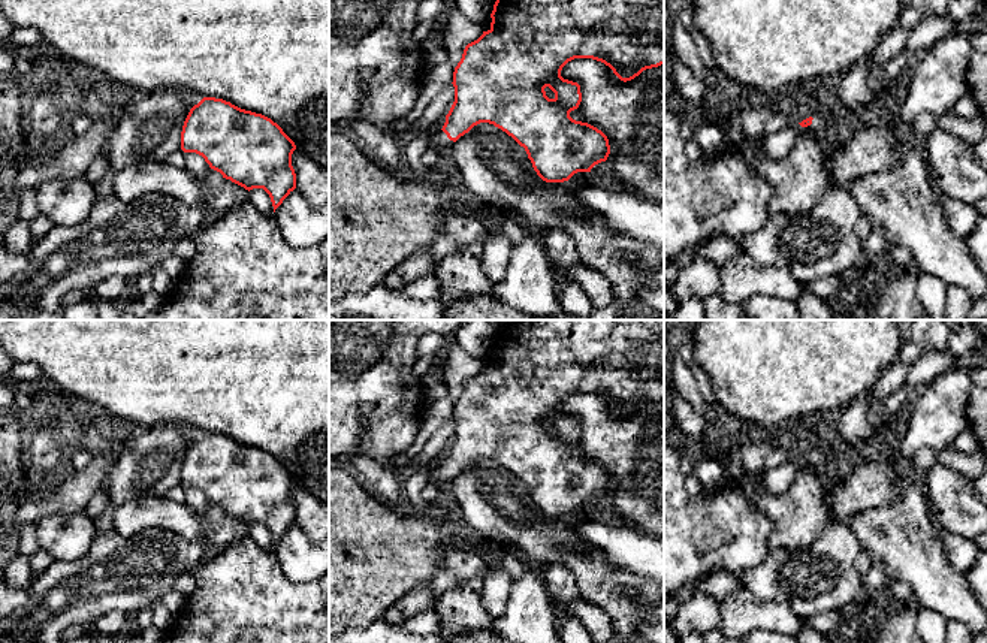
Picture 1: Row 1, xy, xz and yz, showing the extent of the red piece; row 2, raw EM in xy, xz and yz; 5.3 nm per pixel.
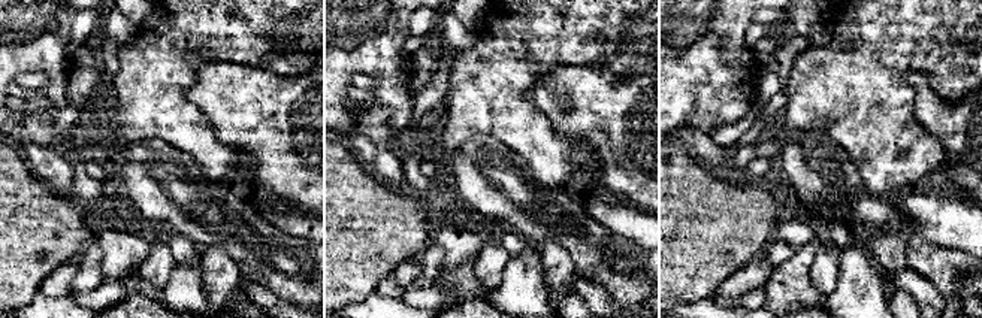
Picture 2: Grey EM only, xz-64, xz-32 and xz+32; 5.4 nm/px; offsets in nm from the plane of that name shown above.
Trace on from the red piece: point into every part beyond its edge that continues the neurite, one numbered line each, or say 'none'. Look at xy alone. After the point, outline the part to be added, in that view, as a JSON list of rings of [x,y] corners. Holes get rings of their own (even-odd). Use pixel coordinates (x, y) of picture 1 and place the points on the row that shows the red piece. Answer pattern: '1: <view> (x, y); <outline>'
none

